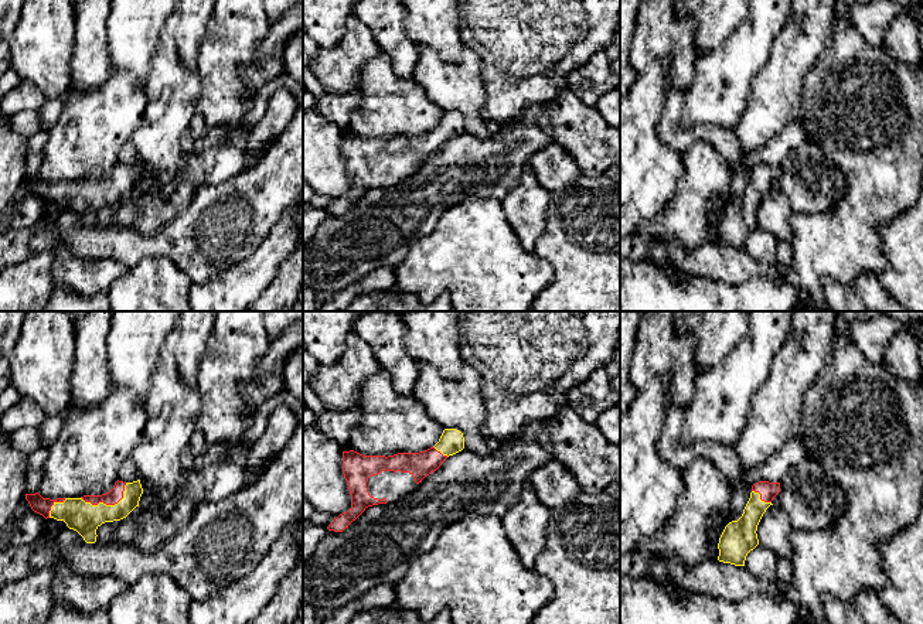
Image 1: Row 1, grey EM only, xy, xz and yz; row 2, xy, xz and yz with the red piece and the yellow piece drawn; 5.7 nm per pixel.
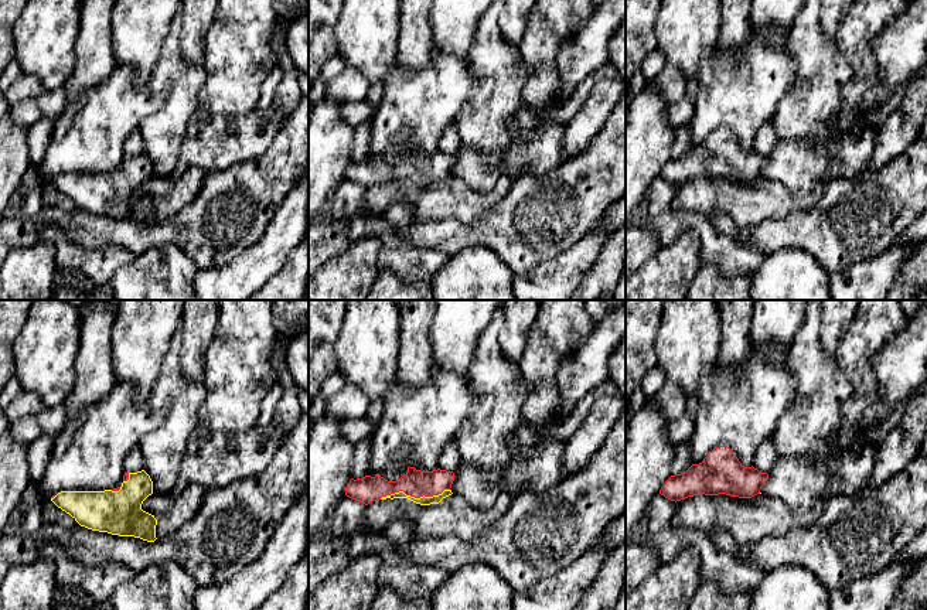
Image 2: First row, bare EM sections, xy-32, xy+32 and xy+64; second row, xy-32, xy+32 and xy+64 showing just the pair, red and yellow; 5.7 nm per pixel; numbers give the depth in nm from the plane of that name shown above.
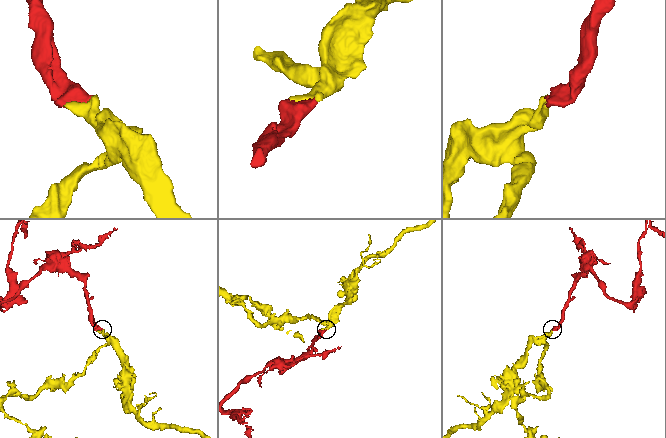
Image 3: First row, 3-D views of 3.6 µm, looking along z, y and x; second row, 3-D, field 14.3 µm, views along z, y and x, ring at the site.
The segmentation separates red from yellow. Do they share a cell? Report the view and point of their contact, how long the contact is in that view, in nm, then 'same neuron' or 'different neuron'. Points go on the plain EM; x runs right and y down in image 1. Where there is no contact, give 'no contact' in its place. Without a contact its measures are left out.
xy (108, 187) | 280 nm | same neuron

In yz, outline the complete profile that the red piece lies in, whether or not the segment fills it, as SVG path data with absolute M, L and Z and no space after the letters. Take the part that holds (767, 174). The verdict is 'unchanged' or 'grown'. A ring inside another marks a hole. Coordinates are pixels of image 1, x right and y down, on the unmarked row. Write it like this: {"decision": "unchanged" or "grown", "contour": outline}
{"decision": "grown", "contour": "M759 164L752 168L742 200L729 205L719 221L719 245L745 249L747 236L759 228L757 208L779 175L780 166Z"}

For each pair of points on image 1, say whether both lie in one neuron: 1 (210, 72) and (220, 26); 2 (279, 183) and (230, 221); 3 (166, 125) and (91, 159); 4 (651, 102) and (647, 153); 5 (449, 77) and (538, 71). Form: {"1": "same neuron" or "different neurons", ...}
{"1": "same neuron", "2": "same neuron", "3": "different neurons", "4": "same neuron", "5": "different neurons"}

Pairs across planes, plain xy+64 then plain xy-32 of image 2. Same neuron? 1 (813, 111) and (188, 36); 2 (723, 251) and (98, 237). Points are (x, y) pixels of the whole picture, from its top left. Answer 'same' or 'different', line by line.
1: different
2: different

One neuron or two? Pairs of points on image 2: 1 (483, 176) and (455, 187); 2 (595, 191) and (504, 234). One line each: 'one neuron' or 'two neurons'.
1: two neurons
2: one neuron

